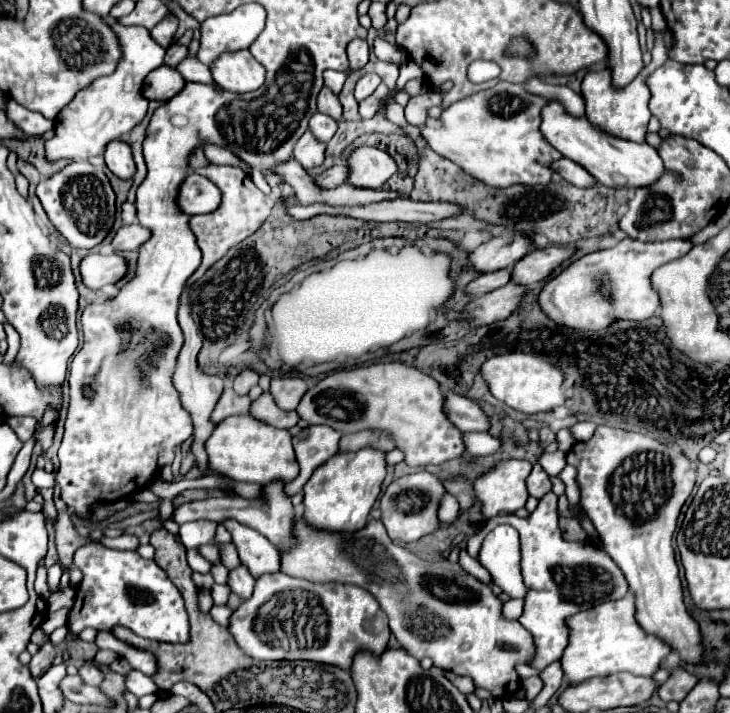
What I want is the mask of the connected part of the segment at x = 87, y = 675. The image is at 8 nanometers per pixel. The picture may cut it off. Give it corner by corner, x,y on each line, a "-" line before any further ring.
85,662
81,668
79,668
79,676
85,680
85,684
91,684
91,686
99,686
101,680
103,680
103,674
89,662

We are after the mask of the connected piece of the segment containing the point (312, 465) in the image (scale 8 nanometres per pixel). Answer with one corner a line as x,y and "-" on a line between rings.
309,426
303,430
301,436
293,438
293,446
295,446
295,454
297,454
301,472
293,482
285,484
287,496
301,492
305,482
313,474
313,470
337,454
339,438
341,438
341,432
329,426

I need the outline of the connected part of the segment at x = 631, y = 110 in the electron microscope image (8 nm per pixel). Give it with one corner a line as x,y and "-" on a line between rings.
655,32
655,46
653,46
653,50
651,50
651,54
653,54
651,64
645,66
645,70
643,70
631,84
627,84
627,86
621,88
621,90
617,90
617,88
611,86
609,70
607,70
607,68
587,72
587,76
583,78
583,84
581,84
581,92
583,92
585,104
587,104
587,120
589,120
595,128
601,128
601,132
609,132
611,136
617,136
617,138
623,138
623,140
645,142
647,122
649,122
649,118
651,118
651,112
649,112
649,108
647,108
649,88
645,88
643,78
645,78
647,74
651,74
653,68
659,68
659,66
669,58
663,36
665,36
665,32

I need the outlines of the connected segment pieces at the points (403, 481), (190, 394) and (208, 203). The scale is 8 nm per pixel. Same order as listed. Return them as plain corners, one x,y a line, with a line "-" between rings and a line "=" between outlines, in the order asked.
415,472
403,478
393,480
385,494
381,496
381,522
389,532
401,532
401,542
415,542
425,534
433,534
439,530
439,504
441,498
447,494
439,476
431,472
=
187,294
183,296
181,300
181,308
179,308
179,326
183,330
183,336
185,336
185,342
183,342
183,348
177,356
177,368
175,368
175,374
173,374
173,386
179,394
179,400
183,404
183,408
189,412
191,420
193,420
193,444
191,444
191,452
197,460
197,466
199,470
205,474
205,476
221,476
213,470
209,470
209,456
205,452
205,440
213,434
213,428
215,428
215,422
211,422
211,412
215,410
215,404
219,402
221,394
223,394
223,388
225,388
225,382
219,378
219,376
209,376
209,374
203,374
199,368
197,368
197,354
199,354
199,348
201,348
201,336
197,332
197,324
193,322
191,314
189,314
189,298
=
191,172
183,180
177,194
177,206
189,216
213,212
219,206
219,202
221,202
221,192
217,190
217,186
195,172

